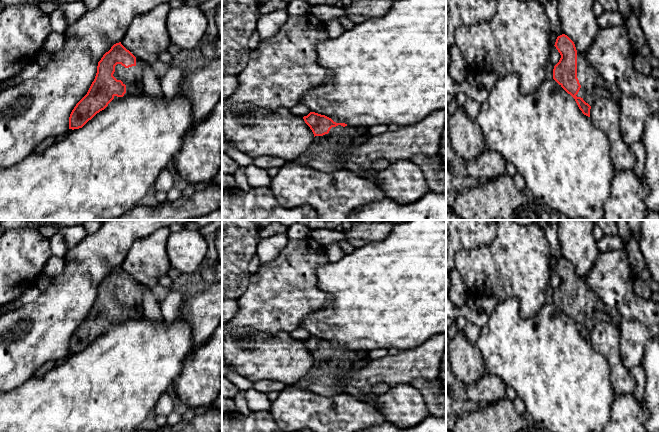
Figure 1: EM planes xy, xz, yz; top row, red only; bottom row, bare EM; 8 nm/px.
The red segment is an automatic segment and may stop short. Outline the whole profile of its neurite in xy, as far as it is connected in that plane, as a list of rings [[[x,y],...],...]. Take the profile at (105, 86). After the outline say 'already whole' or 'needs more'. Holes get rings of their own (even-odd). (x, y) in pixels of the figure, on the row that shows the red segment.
[[[121,42],[114,44],[98,62],[95,79],[87,94],[72,110],[69,129],[82,128],[113,99],[143,94],[142,63]]]; needs more

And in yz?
[[[567,35],[558,36],[554,46],[561,58],[554,66],[553,79],[575,99],[584,115],[590,117],[590,109],[599,98],[620,101],[620,89],[606,81],[592,67]]]; needs more

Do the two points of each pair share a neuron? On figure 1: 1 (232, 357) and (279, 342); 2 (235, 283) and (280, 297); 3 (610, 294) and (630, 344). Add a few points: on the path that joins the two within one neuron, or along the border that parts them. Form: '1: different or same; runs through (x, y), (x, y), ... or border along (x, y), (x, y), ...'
1: same; runs through (244, 354), (267, 354)
2: different; border along (251, 275), (247, 289), (236, 300)
3: same; runs through (623, 306), (630, 313), (630, 331)

